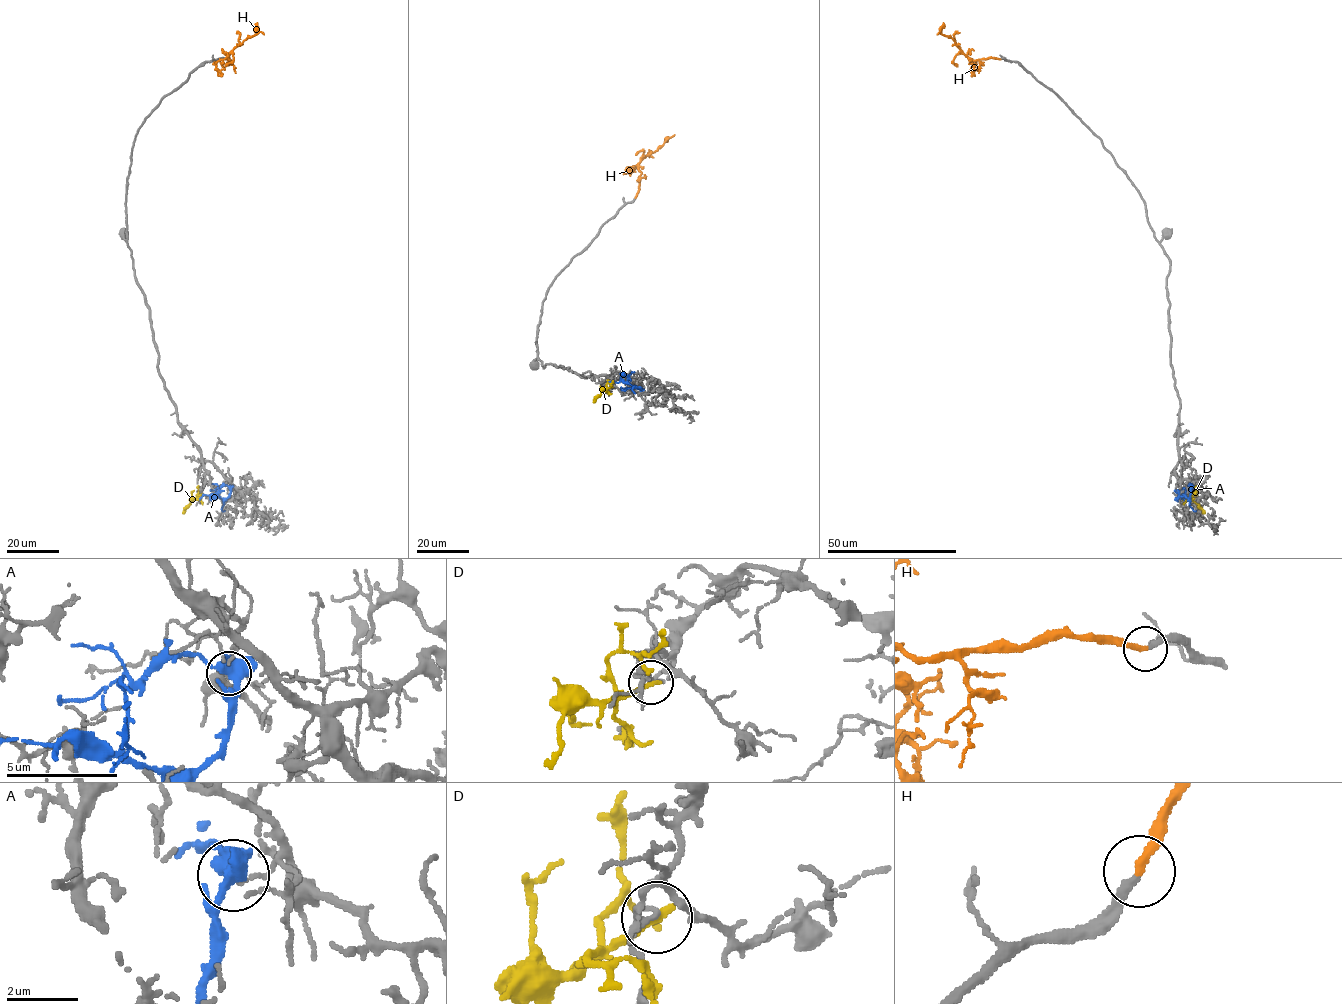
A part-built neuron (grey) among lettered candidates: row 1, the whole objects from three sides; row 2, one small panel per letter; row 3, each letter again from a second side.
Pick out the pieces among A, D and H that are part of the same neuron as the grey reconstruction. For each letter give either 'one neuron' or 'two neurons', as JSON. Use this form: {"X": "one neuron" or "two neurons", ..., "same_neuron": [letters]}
{"A": "two neurons", "D": "two neurons", "H": "one neuron", "same_neuron": ["H"]}

